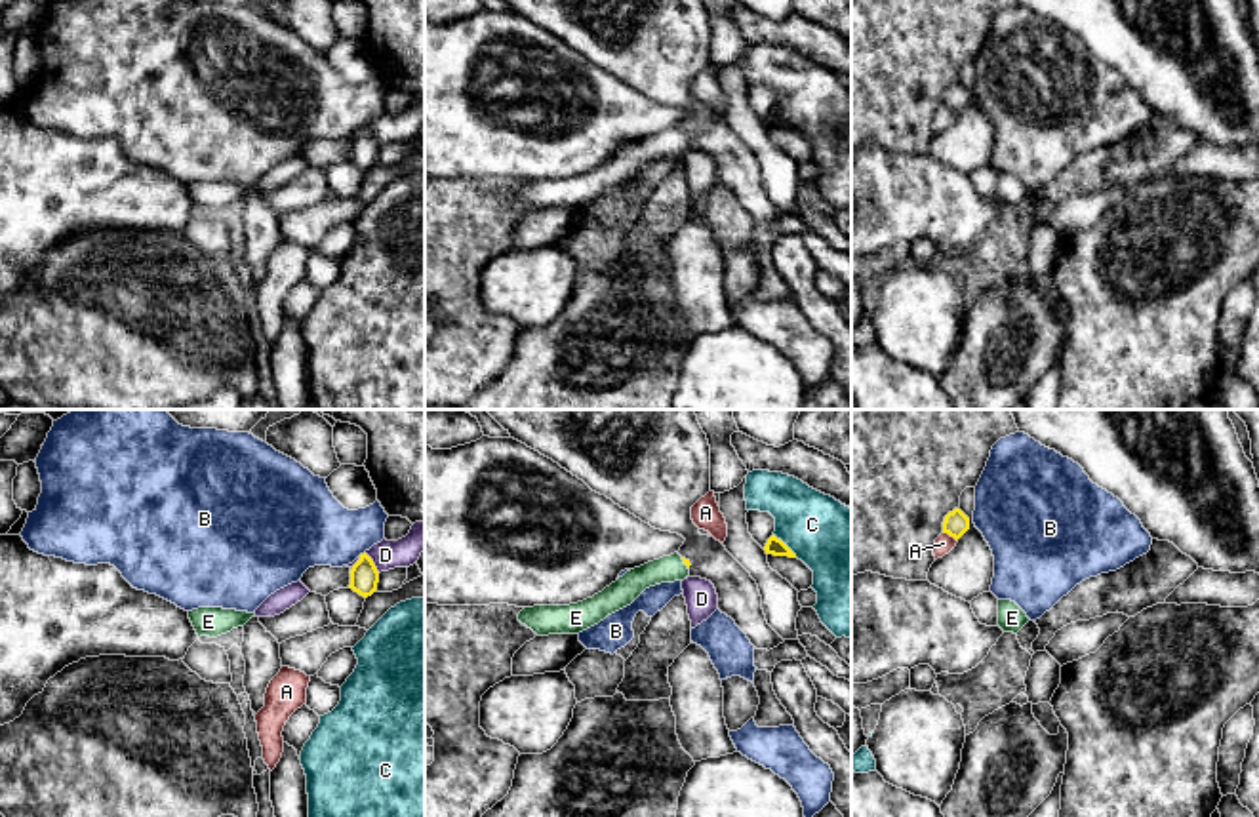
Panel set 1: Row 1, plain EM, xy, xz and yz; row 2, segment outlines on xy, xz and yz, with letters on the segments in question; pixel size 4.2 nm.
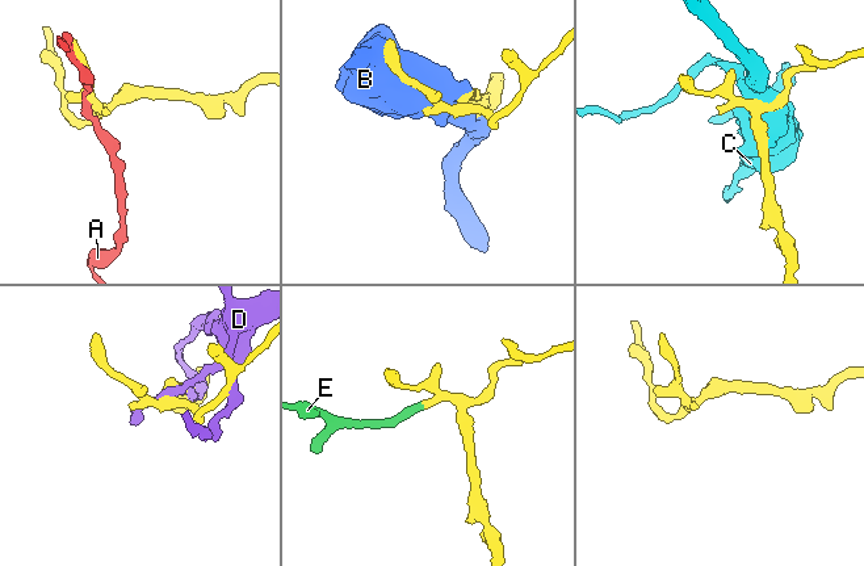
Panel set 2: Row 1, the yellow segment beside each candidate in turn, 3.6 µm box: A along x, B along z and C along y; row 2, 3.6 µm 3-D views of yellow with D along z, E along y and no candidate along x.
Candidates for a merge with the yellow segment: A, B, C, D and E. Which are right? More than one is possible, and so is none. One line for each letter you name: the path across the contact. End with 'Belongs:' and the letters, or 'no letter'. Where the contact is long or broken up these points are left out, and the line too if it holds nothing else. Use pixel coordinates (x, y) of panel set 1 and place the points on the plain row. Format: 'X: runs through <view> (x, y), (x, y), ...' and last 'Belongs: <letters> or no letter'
E: runs through xz (686, 136), (684, 136), (671, 141)
Belongs: E

